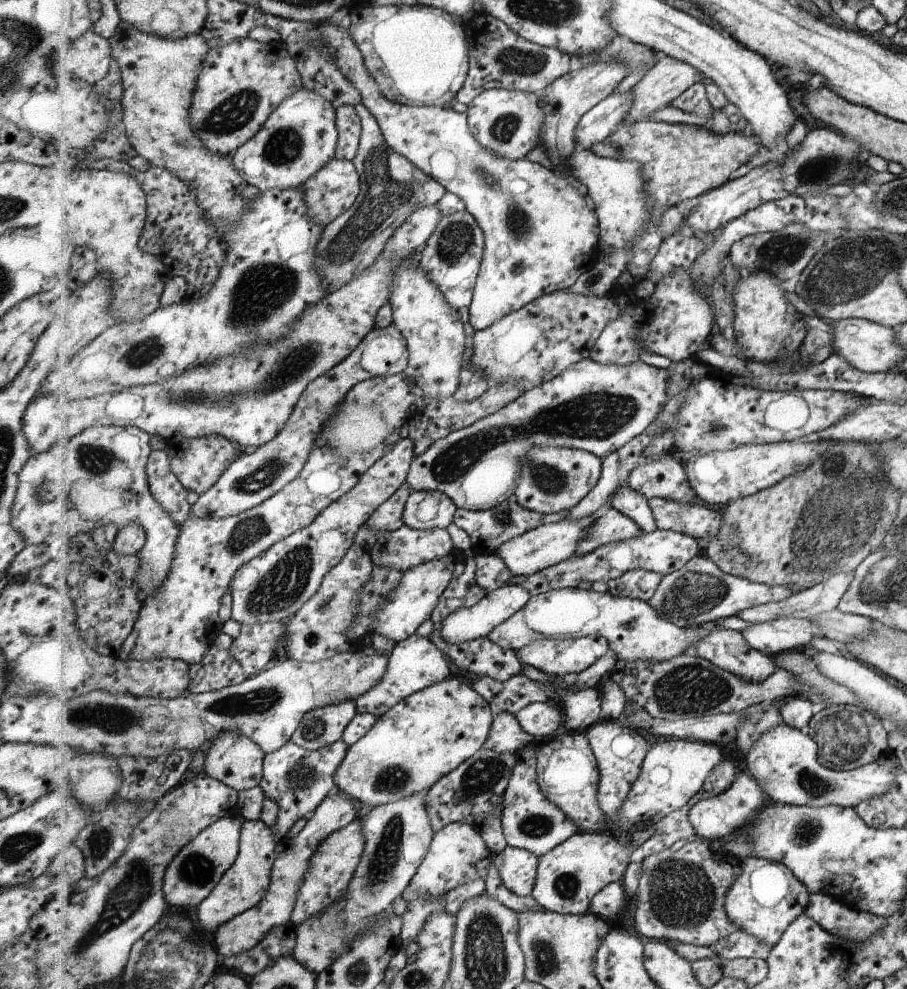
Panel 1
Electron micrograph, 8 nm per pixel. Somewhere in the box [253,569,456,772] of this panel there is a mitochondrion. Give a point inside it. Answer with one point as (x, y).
(315, 729)

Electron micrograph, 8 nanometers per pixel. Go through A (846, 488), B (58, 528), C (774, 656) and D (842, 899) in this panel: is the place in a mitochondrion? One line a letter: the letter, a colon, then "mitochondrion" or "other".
A: mitochondrion
B: other
C: other
D: other

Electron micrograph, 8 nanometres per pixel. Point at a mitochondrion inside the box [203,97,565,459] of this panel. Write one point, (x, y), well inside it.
(385, 192)

